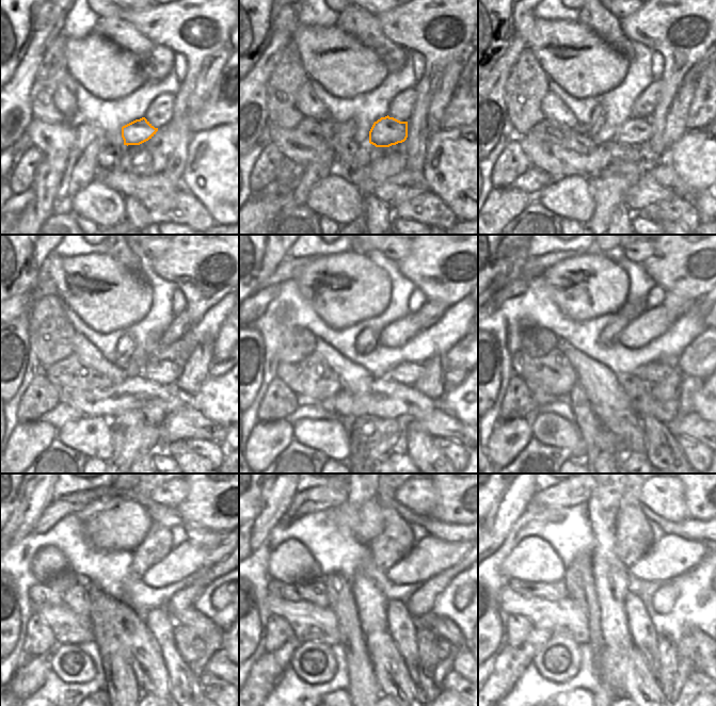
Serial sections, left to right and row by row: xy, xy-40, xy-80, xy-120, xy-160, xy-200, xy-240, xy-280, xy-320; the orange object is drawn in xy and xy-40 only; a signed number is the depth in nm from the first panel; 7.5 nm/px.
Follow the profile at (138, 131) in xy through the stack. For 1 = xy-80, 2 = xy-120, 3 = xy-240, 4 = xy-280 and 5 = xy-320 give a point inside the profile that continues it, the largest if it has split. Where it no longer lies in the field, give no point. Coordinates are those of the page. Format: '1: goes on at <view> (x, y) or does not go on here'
1: goes on at xy-80 (635, 130)
2: goes on at xy-120 (166, 372)
3: goes on at xy-240 (205, 627)
4: goes on at xy-280 (444, 628)
5: goes on at xy-320 (695, 632)

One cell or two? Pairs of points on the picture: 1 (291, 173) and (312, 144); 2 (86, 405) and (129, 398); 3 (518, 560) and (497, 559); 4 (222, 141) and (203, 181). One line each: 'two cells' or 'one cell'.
1: two cells
2: one cell
3: two cells
4: one cell

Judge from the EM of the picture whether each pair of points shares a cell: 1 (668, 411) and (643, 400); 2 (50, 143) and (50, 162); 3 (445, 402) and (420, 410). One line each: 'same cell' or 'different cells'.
1: same cell
2: different cells
3: different cells

